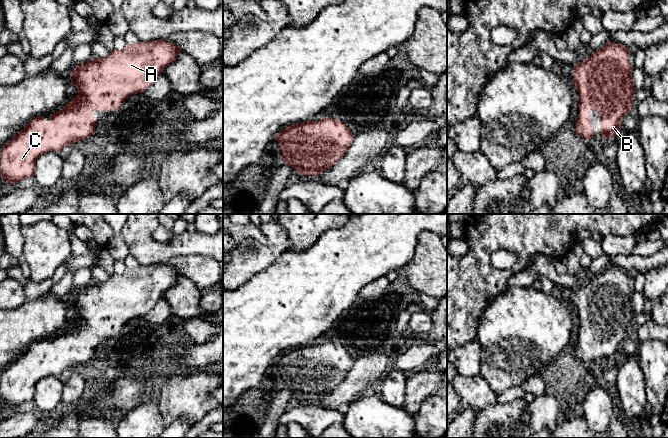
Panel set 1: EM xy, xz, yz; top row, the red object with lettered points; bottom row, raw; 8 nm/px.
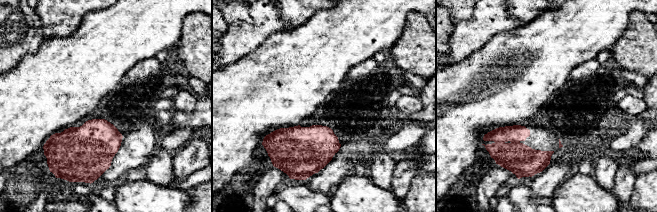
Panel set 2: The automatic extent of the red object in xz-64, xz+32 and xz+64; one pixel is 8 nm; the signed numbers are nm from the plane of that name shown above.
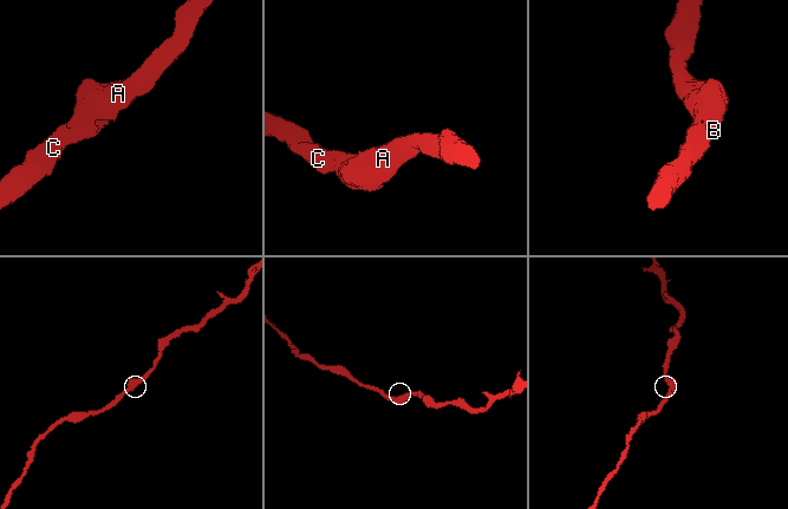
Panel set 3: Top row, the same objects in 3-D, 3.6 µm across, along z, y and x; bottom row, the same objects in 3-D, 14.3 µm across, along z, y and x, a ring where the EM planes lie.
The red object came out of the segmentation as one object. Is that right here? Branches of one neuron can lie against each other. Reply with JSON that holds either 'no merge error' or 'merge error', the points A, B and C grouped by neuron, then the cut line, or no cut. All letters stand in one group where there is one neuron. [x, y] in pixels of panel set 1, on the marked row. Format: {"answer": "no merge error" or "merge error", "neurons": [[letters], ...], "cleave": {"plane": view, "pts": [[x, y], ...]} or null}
{"answer": "no merge error", "neurons": [["A", "B", "C"]], "cleave": null}

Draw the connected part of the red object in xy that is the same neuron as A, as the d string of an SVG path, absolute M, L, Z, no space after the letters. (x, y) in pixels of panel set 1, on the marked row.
M160 39L160 40L153 40L148 42L138 42L133 45L126 44L126 46L122 50L113 50L111 53L104 58L93 58L90 62L87 62L80 66L75 66L72 70L70 76L73 77L75 80L71 80L71 85L76 86L78 88L78 95L75 96L70 103L68 103L66 106L64 106L59 111L50 114L50 122L45 122L45 117L35 117L32 119L24 129L22 129L15 137L13 137L8 143L6 143L0 152L0 176L3 180L8 181L11 184L16 184L22 181L23 179L34 177L34 172L36 168L36 160L43 154L50 152L50 151L57 151L59 152L63 147L72 145L75 142L78 142L80 140L88 139L94 132L95 127L97 126L97 121L93 118L93 112L94 111L118 111L121 107L121 105L124 103L124 101L131 95L142 93L144 92L149 86L151 86L156 79L159 77L159 75L163 72L163 70L169 66L171 63L173 63L177 55L181 52L181 50L174 45L173 43Z

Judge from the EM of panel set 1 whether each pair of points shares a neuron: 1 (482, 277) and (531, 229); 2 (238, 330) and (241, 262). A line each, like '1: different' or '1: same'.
1: same
2: different

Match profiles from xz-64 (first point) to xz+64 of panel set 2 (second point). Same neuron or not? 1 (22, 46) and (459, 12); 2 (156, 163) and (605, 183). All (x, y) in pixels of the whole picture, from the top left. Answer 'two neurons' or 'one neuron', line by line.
1: two neurons
2: one neuron

